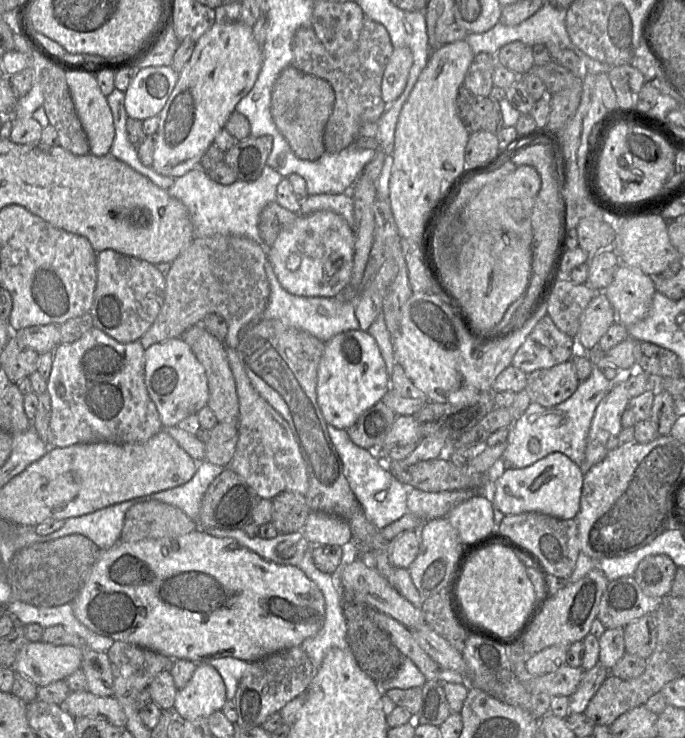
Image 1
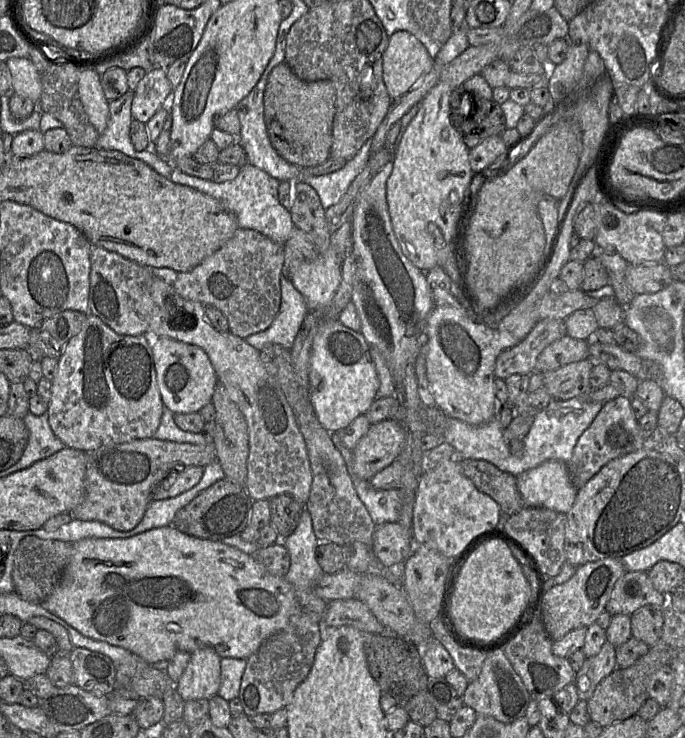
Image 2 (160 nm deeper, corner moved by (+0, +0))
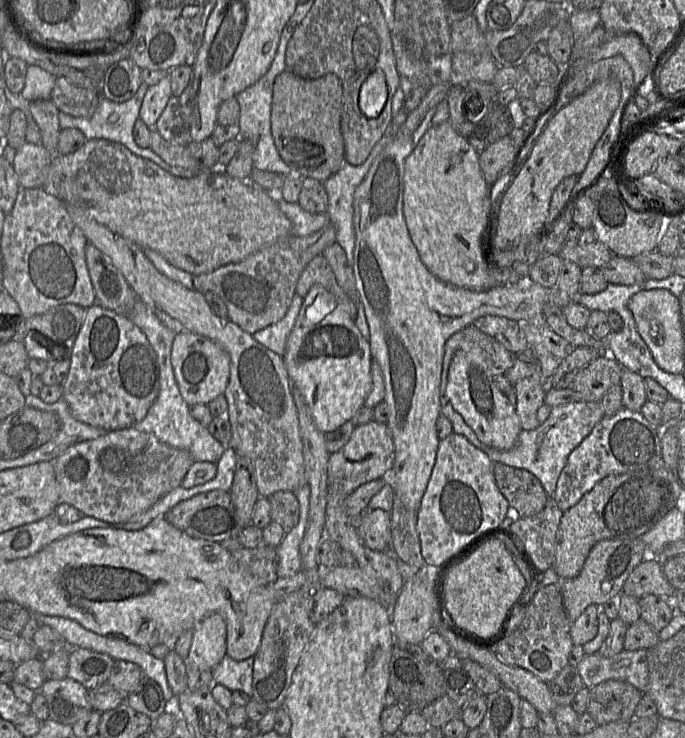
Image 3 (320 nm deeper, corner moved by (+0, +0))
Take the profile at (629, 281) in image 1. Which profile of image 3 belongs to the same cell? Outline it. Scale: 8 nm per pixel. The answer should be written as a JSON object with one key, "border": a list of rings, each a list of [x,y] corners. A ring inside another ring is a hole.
{"border":[[[597,240],[585,247],[579,246],[577,242],[565,242],[558,255],[562,260],[571,261],[581,269],[586,267],[600,268],[613,257],[609,248]]]}

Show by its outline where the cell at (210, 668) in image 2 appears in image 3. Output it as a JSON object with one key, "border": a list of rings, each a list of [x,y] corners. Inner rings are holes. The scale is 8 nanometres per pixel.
{"border":[[[220,614],[203,619],[194,629],[189,654],[185,659],[187,675],[189,665],[214,669],[226,655],[227,627]]]}

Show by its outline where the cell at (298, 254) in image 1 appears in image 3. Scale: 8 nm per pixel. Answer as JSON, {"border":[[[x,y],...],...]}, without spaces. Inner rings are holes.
{"border":[[[312,286],[303,298],[299,315],[288,337],[283,355],[292,387],[296,387],[306,402],[316,427],[324,434],[333,432],[364,405],[372,389],[372,355],[366,340],[354,320],[337,302],[335,296],[322,286]]]}

